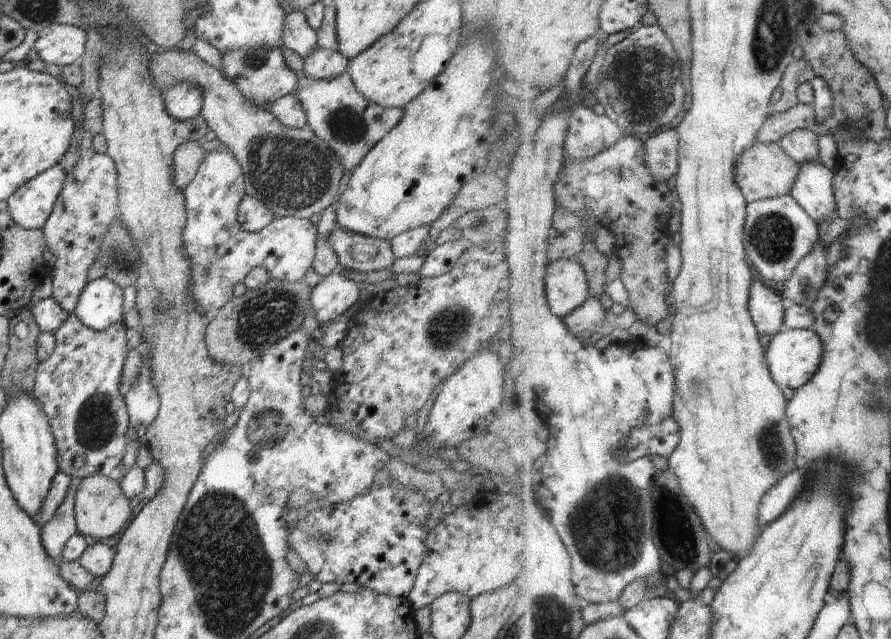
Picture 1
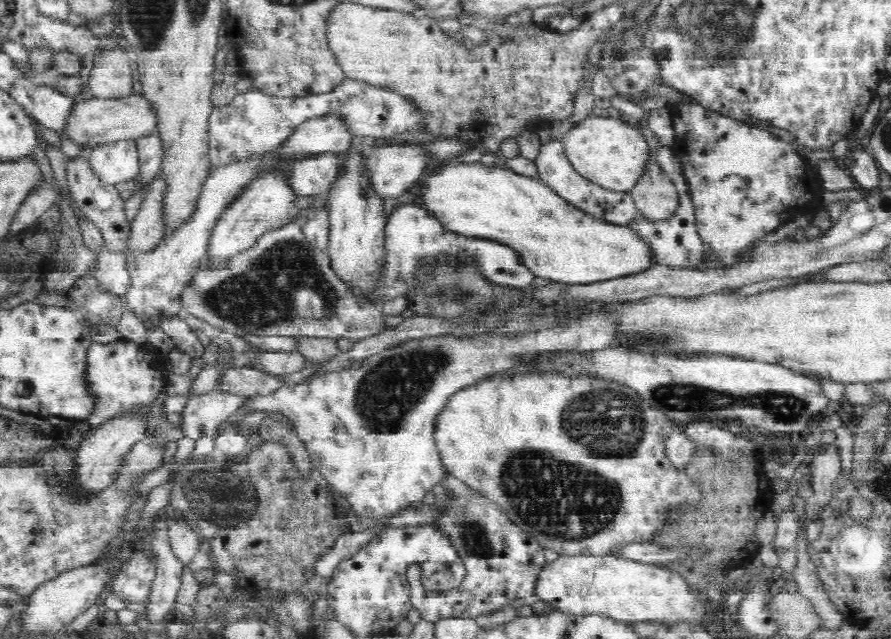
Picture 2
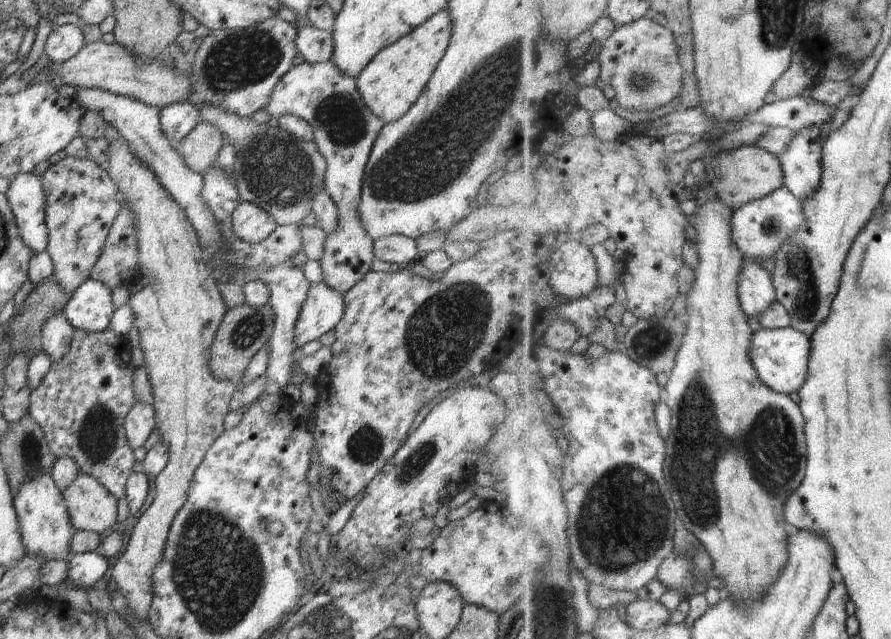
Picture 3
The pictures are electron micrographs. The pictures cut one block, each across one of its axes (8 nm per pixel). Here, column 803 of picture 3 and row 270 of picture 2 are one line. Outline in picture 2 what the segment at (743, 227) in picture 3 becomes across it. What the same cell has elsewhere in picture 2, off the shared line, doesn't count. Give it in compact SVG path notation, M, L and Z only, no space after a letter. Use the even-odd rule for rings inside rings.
M333 116L316 117L295 126L286 140L283 140L273 151L261 155L261 161L255 166L252 178L246 180L246 184L240 188L240 192L232 197L232 200L218 212L218 216L213 221L214 224L209 228L208 240L206 240L206 248L204 248L204 258L200 260L200 266L205 270L211 270L211 272L222 272L222 270L226 270L233 265L236 257L258 247L258 244L268 232L282 230L282 228L297 222L298 214L301 211L300 204L298 204L301 194L293 188L291 170L288 168L294 162L302 162L310 156L344 152L350 147L351 137L352 135L346 132L343 124L337 118Z

